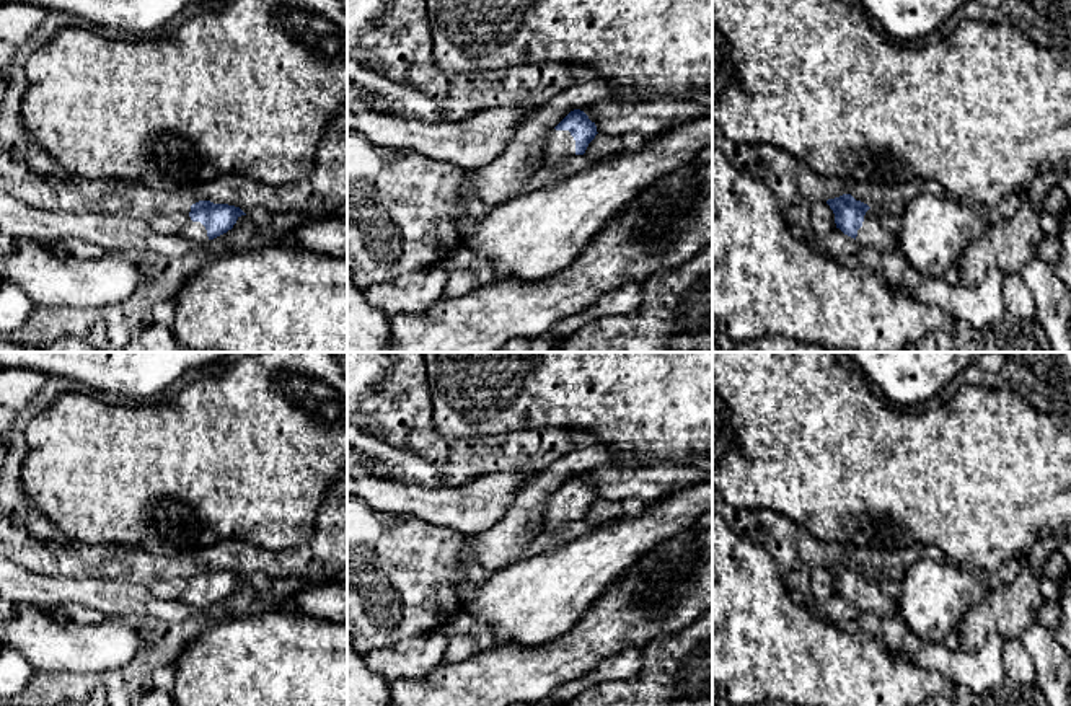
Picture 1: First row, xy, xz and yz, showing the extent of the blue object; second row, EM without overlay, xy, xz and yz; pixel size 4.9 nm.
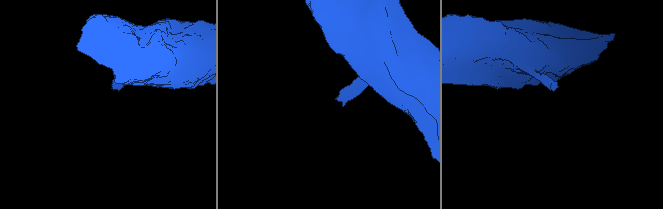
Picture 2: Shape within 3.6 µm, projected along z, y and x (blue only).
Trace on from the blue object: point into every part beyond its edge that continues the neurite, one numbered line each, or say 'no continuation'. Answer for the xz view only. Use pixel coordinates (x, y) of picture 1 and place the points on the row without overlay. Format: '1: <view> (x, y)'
1: xz (559, 511)

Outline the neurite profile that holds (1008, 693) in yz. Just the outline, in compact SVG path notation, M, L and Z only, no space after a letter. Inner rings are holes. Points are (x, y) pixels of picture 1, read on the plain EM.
M1006 678L986 693L970 693L962 685L954 685L950 698L939 696L937 706L1050 706L1047 698L1032 686Z

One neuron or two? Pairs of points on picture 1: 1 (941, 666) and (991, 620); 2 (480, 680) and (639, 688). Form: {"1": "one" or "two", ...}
{"1": "two", "2": "two"}

